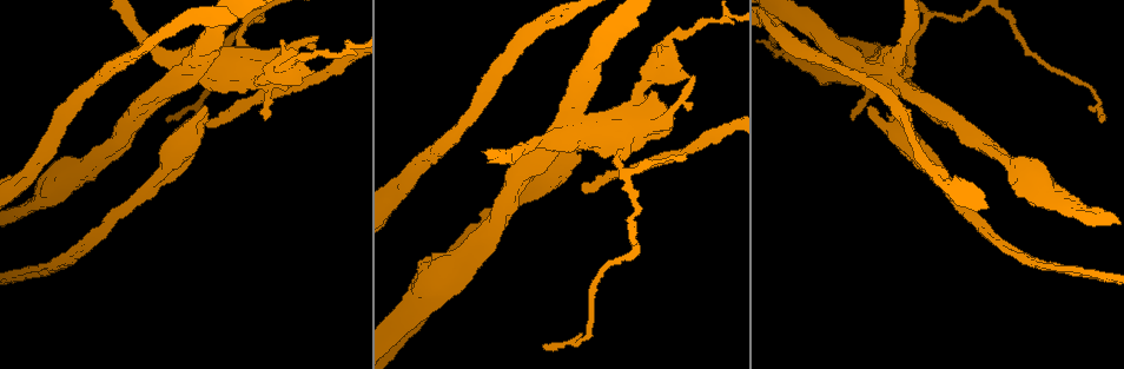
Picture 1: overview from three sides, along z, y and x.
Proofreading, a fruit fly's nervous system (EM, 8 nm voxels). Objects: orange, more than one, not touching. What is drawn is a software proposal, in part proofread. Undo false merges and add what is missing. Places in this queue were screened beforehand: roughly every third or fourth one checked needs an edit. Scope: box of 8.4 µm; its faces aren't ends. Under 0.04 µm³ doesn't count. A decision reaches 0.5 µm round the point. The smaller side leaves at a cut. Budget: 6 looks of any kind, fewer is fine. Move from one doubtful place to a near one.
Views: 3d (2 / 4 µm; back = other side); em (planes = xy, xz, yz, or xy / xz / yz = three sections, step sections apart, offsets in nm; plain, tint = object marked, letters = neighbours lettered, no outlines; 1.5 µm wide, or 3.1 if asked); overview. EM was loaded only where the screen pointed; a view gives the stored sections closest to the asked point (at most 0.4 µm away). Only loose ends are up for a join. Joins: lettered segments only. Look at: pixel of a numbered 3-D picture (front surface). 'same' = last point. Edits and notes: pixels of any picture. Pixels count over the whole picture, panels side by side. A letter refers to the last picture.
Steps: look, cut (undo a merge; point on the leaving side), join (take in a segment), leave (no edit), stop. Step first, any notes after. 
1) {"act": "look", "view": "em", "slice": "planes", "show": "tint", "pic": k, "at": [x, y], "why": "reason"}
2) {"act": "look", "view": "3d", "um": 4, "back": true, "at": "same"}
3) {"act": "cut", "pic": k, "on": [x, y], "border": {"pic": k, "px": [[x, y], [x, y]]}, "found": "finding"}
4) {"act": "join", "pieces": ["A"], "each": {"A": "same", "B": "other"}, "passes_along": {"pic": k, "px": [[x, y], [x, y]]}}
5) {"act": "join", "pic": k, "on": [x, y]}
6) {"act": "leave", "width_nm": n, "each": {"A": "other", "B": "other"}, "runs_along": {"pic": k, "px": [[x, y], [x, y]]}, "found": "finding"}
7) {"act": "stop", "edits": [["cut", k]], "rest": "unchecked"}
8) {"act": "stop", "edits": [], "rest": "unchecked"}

{"act": "look", "view": "em", "slice": "xy", "step": 4, "show": "letters", "pic": 1, "at": [695, 77], "why": "branch stops here"}

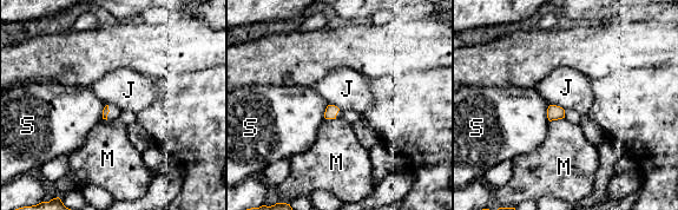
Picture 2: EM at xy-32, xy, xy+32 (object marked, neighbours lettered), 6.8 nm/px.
{"act": "leave", "each": {"J": "other", "M": "other", "S": "other"}, "border": {"pic": 2, "px": [[550, 104], [555, 104], [565, 110]]}, "found": "no lettered segment goes on from it"}

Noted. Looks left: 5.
{"act": "look", "view": "3d", "um": 2, "pic": 1, "at": [943, 125], "why": "an open end"}

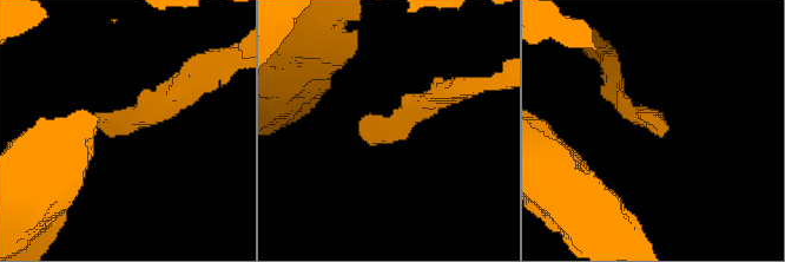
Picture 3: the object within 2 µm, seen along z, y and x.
{"act": "look", "view": "em", "slice": "planes", "show": "letters", "pic": 3, "at": [362, 135], "why": "now the EM"}

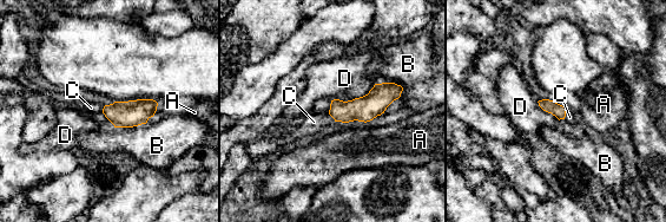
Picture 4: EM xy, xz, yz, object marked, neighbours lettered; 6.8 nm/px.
{"act": "join", "pieces": ["C"], "width_nm": 90, "each": {"A": "other", "B": "other", "C": "same", "D": "other"}, "passes_along": {"pic": 4, "px": [[559, 111], [565, 115], [569, 117]]}, "found": "it goes on there"}

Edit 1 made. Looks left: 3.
{"act": "look", "view": "overview", "why": "redraw"}

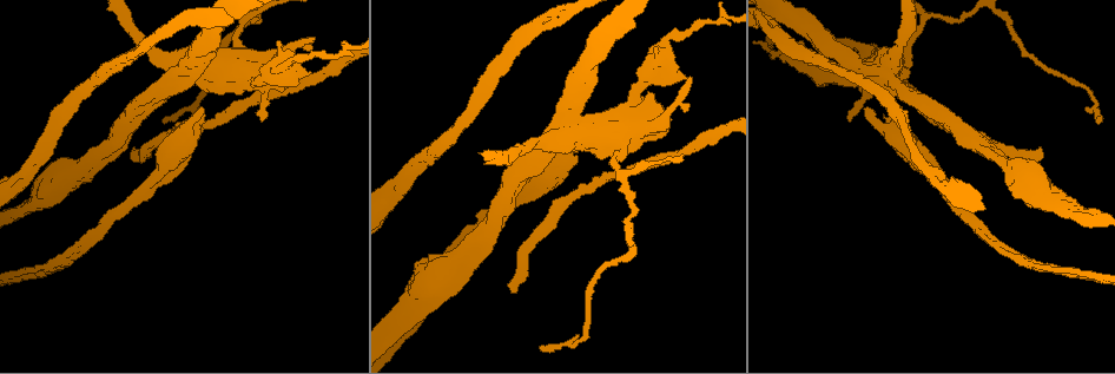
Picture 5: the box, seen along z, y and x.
{"act": "look", "view": "em", "slice": "yz", "step": 8, "show": "tint", "pic": 5, "at": [539, 348], "why": "an open end"}

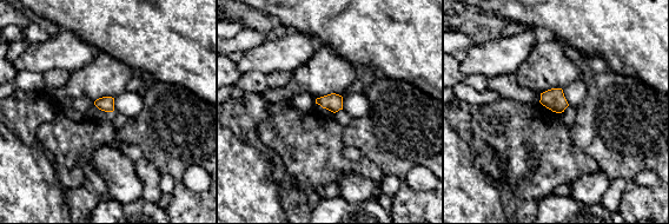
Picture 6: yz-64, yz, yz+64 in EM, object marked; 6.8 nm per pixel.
{"act": "look", "view": "em", "slice": "planes", "show": "letters", "at": "same"}

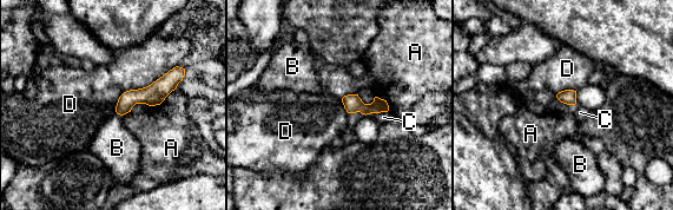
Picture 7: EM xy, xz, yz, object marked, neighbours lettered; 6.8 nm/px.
{"act": "leave", "each": {"A": "other", "B": "other", "C": "other", "D": "other"}, "border": {"pic": 7, "px": [[177, 65], [126, 90], [114, 111]]}, "found": "no lettered segment goes on from it"}

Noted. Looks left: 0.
{"act": "stop", "edits": [["join", 4]], "rest": "unchecked"}

